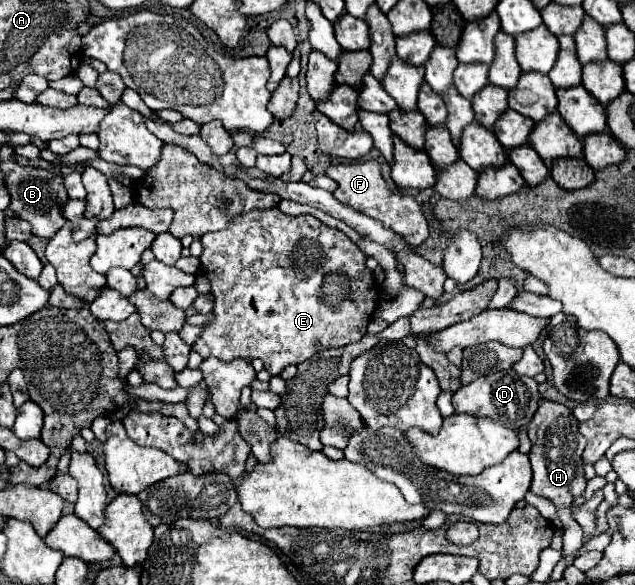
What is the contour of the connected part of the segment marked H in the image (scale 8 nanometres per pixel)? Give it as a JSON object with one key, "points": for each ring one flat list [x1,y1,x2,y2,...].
{"points":[[543,398,539,400,539,408,529,424,527,436,533,444,533,448,529,452,529,460,531,460,531,468,533,468,531,492,535,492,543,498,549,498,557,506,557,514,565,528,563,556,573,556,583,546,583,532,581,532,579,524,571,518,571,512,567,508,569,508,571,500,575,496,583,494,583,490,587,486,587,482,583,478,583,460,581,460,587,440,579,432,579,422,567,406,553,402,553,400,543,400]]}

